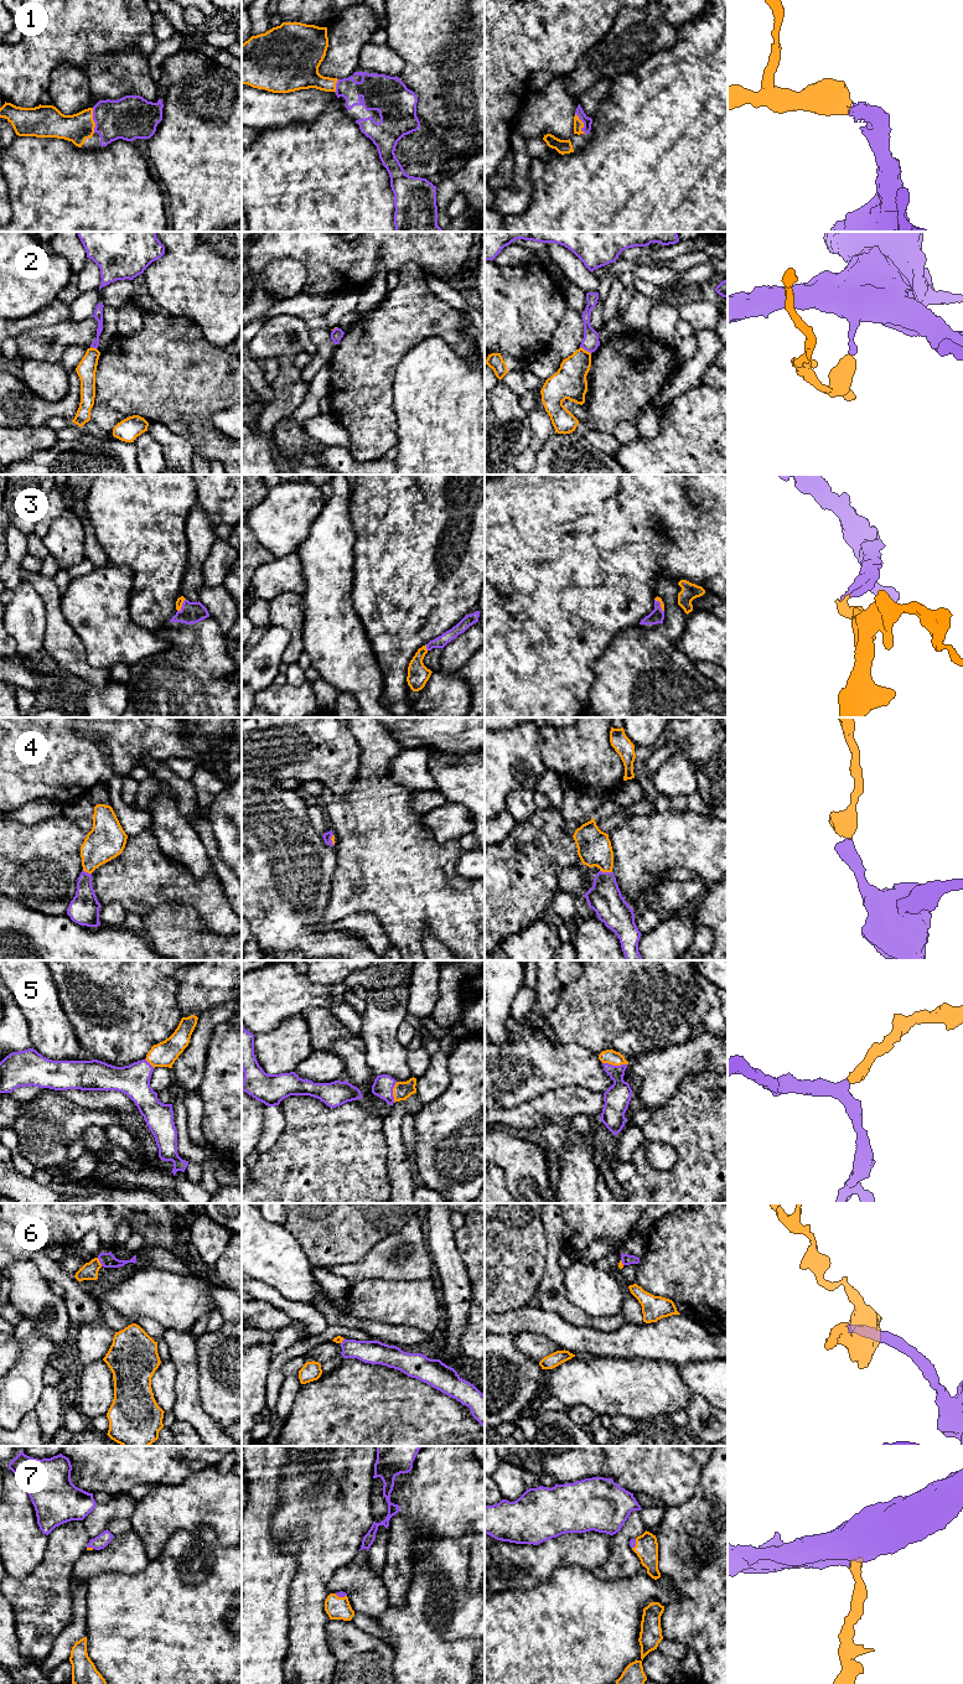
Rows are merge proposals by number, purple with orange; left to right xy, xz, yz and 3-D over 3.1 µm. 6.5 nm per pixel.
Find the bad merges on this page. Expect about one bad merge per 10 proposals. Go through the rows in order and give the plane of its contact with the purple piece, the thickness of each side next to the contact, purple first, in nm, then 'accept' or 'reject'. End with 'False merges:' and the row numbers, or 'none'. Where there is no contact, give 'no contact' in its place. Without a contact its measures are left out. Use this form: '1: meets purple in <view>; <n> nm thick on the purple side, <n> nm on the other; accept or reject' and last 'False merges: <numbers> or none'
1: meets purple in xy; 280 nm thick on the purple side, 180 nm on the other; accept
2: meets purple in yz; 120 nm thick on the purple side, 220 nm on the other; reject
3: meets purple in xz; 80 nm thick on the purple side, 140 nm on the other; accept
4: meets purple in yz; 220 nm thick on the purple side, 220 nm on the other; accept
5: meets purple in yz; 170 nm thick on the purple side, 90 nm on the other; accept
6: meets purple in xy; 100 nm thick on the purple side, 110 nm on the other; reject
7: meets purple in xz; 50 nm thick on the purple side, 150 nm on the other; accept
False merges: 2, 6

